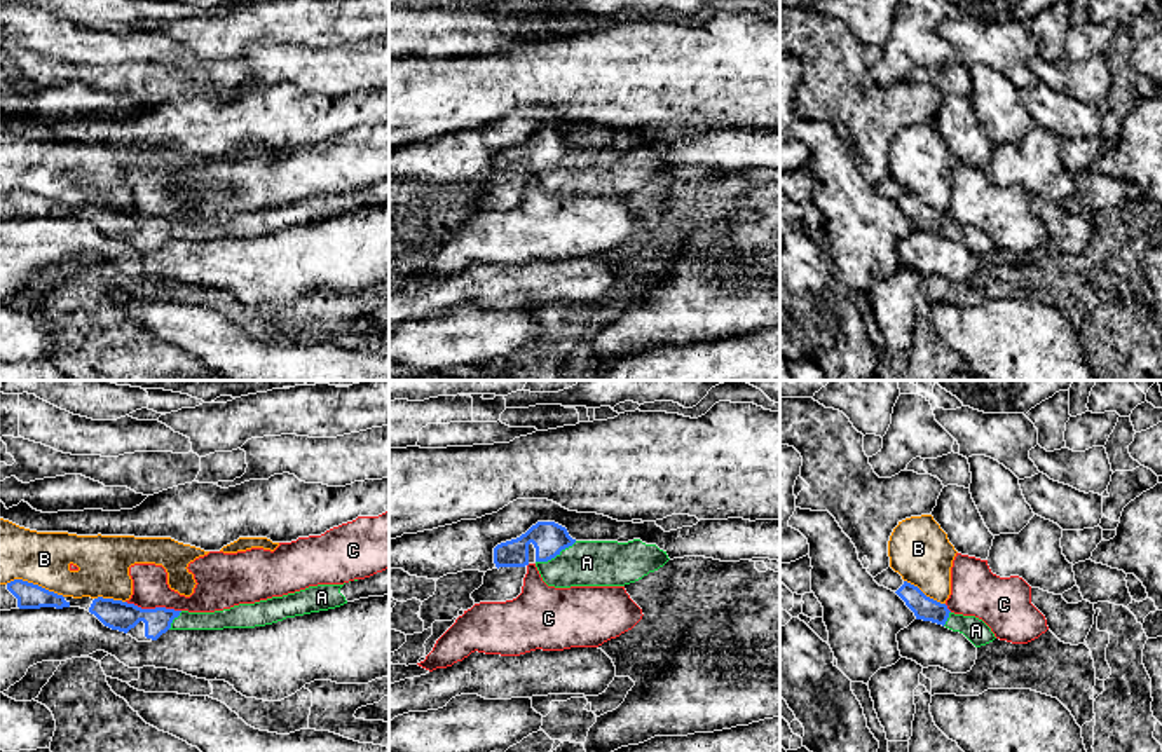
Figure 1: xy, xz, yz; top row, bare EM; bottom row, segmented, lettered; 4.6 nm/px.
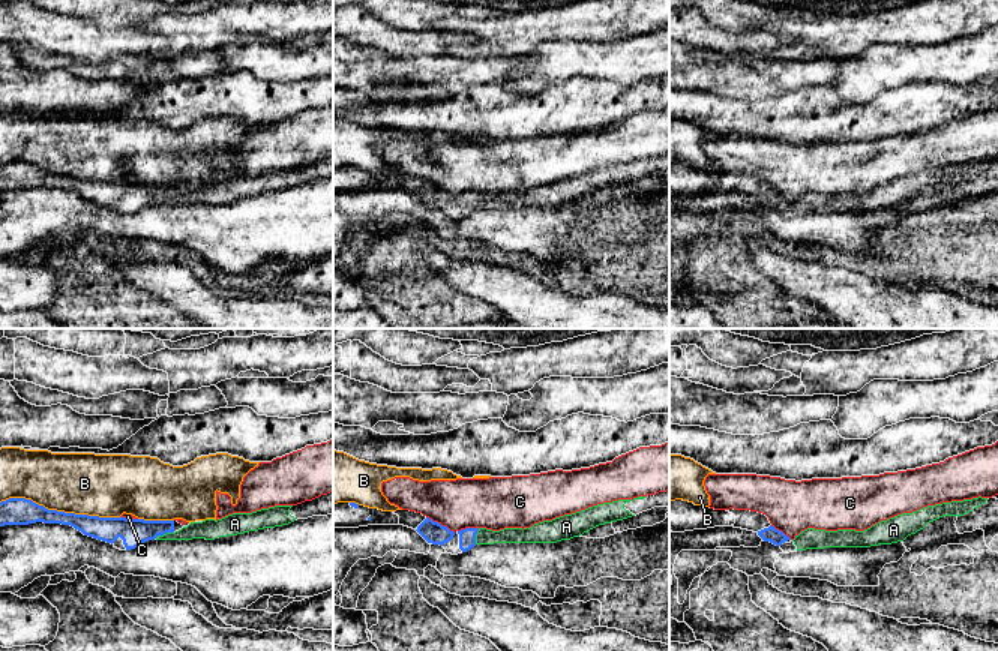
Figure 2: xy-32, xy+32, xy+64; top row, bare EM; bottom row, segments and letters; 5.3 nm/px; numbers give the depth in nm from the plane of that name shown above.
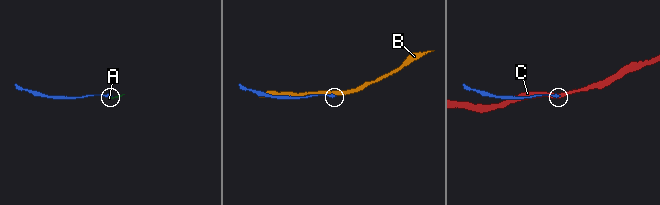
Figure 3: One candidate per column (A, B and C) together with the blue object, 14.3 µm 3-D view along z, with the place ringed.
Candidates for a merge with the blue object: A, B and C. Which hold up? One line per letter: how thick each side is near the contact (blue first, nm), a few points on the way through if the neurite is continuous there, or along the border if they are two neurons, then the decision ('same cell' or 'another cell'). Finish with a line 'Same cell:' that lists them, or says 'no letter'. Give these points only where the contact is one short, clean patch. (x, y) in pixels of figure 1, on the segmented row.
A: calibres 160 and 200 nm; way xz (548, 538), (555, 555), (562, 562), (587, 562); same cell
B: calibres 120 and 240 nm; another cell
C: calibres 140 and 170 nm; another cell
Same cell: A

